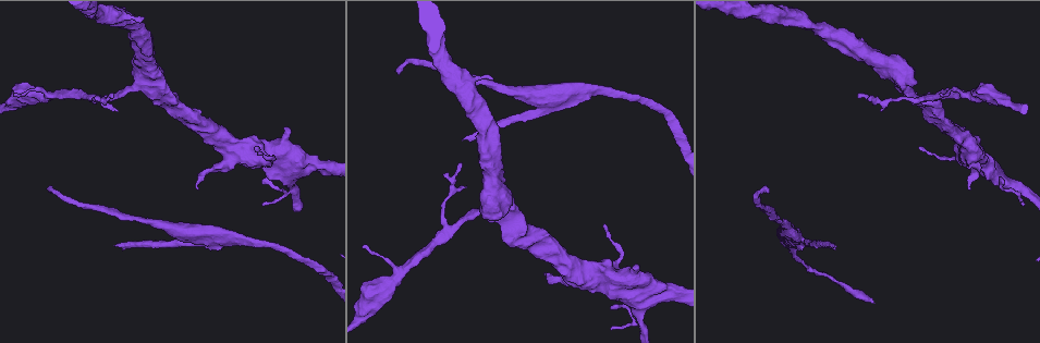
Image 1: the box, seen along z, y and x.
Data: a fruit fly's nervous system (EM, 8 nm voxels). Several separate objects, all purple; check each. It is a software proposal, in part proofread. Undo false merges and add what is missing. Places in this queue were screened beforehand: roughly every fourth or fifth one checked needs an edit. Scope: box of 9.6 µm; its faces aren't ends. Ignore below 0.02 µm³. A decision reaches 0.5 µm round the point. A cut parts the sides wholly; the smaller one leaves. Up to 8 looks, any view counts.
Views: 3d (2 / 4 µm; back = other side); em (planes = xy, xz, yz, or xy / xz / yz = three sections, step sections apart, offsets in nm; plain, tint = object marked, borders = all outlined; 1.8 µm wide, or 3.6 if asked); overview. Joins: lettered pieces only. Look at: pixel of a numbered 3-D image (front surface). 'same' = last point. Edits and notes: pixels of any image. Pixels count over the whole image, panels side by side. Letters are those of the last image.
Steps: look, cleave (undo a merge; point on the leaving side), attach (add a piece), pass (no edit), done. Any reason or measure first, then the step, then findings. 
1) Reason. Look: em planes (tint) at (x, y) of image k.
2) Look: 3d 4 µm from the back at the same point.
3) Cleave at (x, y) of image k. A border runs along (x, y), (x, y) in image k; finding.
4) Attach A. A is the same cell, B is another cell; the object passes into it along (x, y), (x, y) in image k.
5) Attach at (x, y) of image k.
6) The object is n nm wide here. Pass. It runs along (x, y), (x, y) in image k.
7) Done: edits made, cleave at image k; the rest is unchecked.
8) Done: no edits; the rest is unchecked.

Look: em planes (borders) at (50, 193) of image 1.

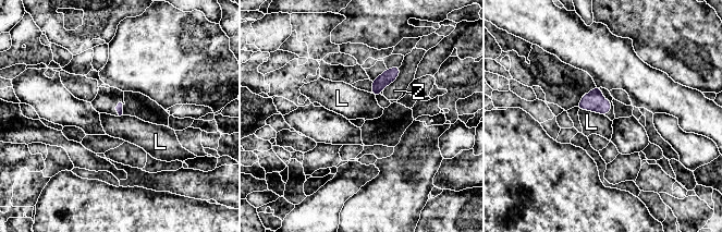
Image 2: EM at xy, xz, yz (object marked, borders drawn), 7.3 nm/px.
The longest contact is with Z, 200 nm. Pass. L and Z are other cells; a border runs along (579, 109), (588, 109), (603, 116) in image 2; no lettered piece goes on from it.

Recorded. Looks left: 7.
An open end. Look: em xy step 8 (borders) at (116, 245) of image 1.

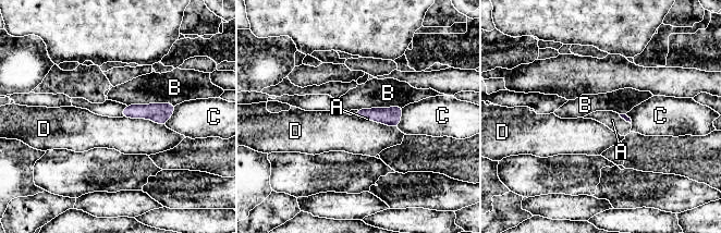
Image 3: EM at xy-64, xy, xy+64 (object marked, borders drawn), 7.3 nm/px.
Cut it another way. Look: em planes (borders) at the same point.

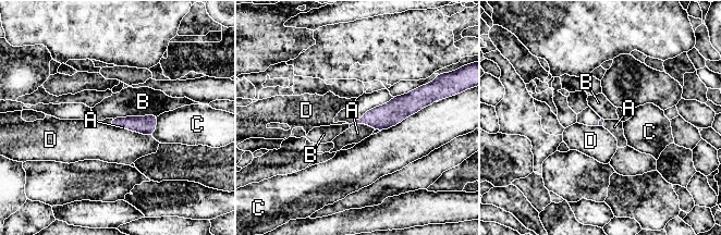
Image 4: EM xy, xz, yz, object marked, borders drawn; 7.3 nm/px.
Attach at (357, 133) of image 4. A is the same cell, B, C and D are other cells; the object passes into it along (385, 116), (363, 123), (357, 133) in image 4; it goes on there.

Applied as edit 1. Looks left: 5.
Done: edits made, attach at image 4; the rest is unchecked.

